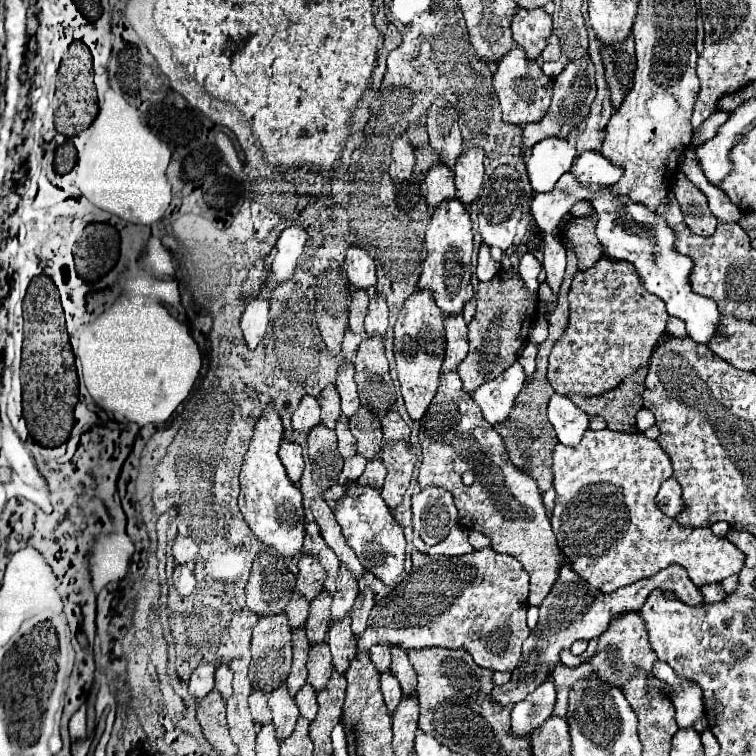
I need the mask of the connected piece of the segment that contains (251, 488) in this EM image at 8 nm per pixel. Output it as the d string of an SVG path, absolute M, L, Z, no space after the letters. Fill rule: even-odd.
M267 406L253 430L249 450L243 458L241 466L241 494L239 494L239 510L253 530L253 534L265 542L267 546L275 548L283 556L297 556L301 554L303 536L305 536L305 512L301 504L301 492L299 488L289 480L285 466L279 460L279 446L283 440L283 426L277 410L273 406Z

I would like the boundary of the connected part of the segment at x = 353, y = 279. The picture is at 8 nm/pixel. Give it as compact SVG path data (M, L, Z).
M349 246L345 258L347 278L355 288L369 288L375 286L375 260L357 246Z

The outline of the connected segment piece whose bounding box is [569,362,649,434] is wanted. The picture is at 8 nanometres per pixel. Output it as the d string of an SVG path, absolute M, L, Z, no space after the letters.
M649 362L643 364L633 376L627 376L617 388L601 394L601 396L581 396L571 394L573 404L583 408L583 412L591 412L591 416L601 416L607 426L615 432L635 432L635 414L643 408L641 394L645 390L645 376L649 370Z

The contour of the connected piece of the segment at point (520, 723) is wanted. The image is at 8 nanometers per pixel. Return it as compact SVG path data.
M545 680L535 688L535 692L527 694L525 700L517 702L511 712L511 726L513 732L519 736L531 734L531 730L543 724L555 706L555 686L553 680Z

